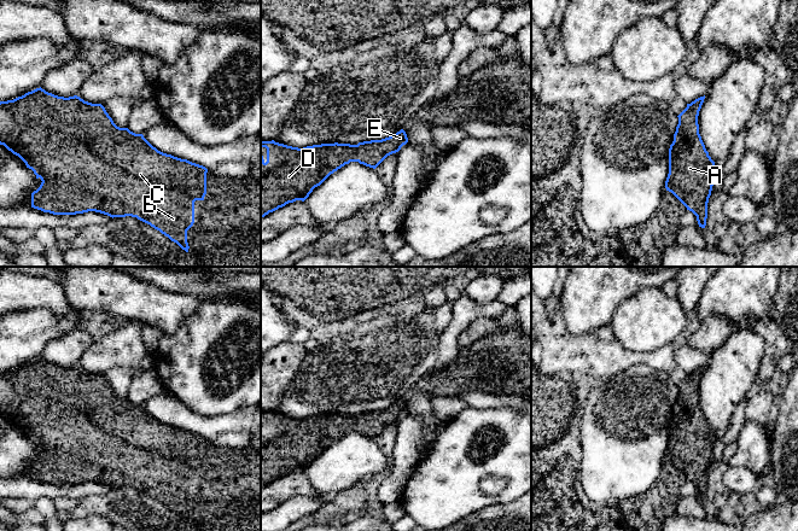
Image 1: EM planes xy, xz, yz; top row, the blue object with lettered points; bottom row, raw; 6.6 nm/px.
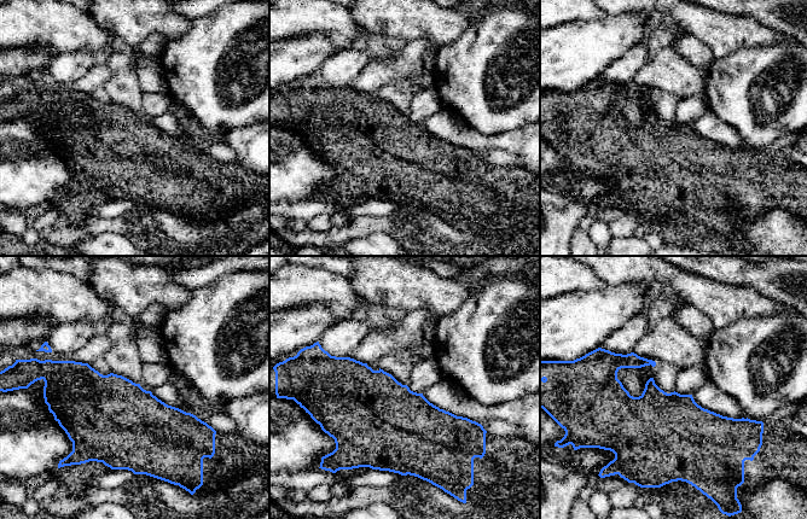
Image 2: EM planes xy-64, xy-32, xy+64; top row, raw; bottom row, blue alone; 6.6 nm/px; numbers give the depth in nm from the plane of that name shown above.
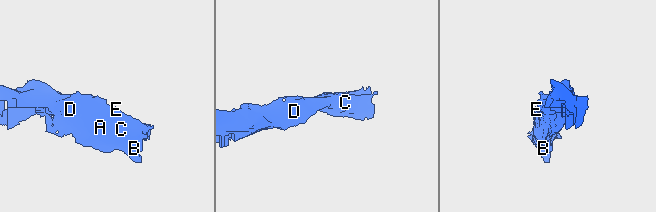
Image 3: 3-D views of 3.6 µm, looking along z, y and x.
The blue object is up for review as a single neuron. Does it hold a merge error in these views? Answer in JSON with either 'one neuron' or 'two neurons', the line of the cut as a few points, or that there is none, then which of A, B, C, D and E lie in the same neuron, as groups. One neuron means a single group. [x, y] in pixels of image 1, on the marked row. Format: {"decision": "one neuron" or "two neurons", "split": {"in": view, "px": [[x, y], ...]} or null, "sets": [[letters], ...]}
{"decision": "one neuron", "split": null, "sets": [["A", "B", "C", "D", "E"]]}

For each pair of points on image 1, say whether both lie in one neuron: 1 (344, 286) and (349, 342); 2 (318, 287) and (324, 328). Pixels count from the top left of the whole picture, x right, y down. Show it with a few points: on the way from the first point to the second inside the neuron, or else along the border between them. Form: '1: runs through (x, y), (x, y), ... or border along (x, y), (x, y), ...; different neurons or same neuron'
1: border along (336, 333), (330, 338); different neurons
2: runs through (320, 297), (322, 319); same neuron

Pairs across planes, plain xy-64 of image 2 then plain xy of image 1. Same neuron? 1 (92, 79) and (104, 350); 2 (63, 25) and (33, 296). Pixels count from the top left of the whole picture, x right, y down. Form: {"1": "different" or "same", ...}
{"1": "same", "2": "same"}

